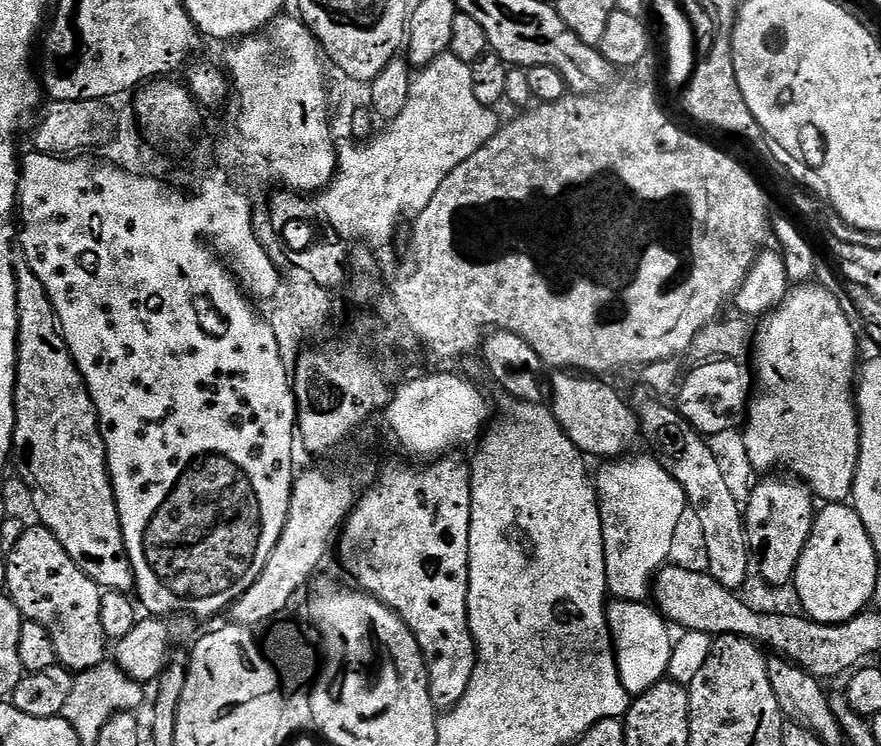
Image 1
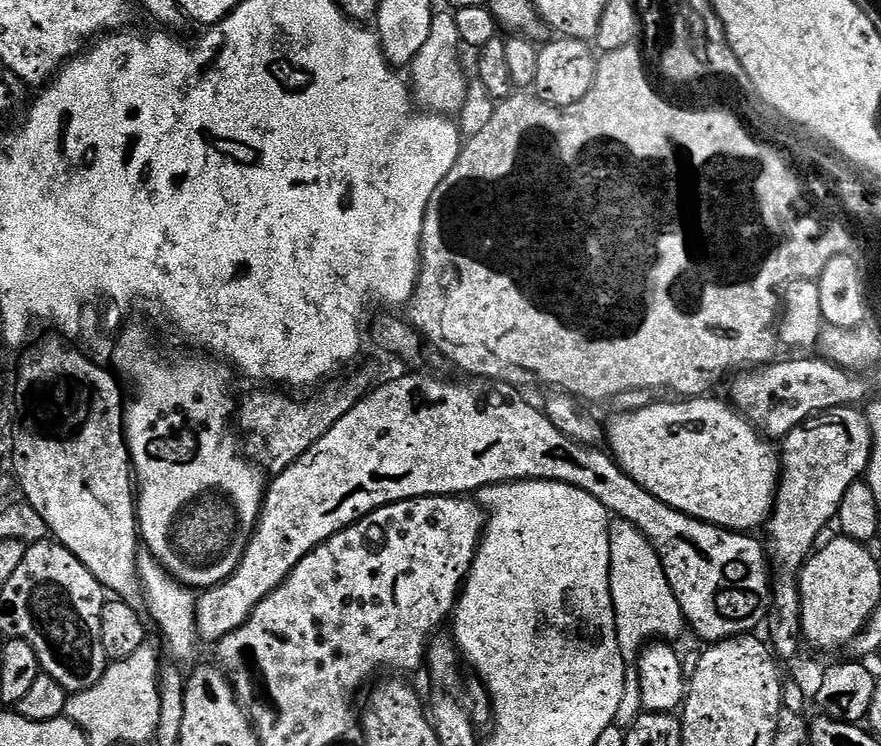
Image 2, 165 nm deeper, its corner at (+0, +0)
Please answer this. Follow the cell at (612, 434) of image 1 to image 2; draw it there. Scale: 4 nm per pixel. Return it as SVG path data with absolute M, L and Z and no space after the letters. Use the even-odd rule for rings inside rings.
M688 398L683 402L676 402L680 404L661 404L661 402L655 402L637 412L613 415L611 417L612 421L607 421L606 424L606 444L609 444L607 447L610 449L610 455L627 476L634 478L634 482L638 482L638 486L642 486L650 494L654 494L654 498L666 502L666 506L670 506L674 510L684 512L686 515L698 518L707 524L716 524L719 528L731 528L733 532L748 534L756 530L752 528L763 529L772 515L772 507L776 505L776 490L780 486L781 466L777 449L772 449L771 446L773 445L731 403L726 402L726 404L723 404L720 400L708 399L712 398Z

